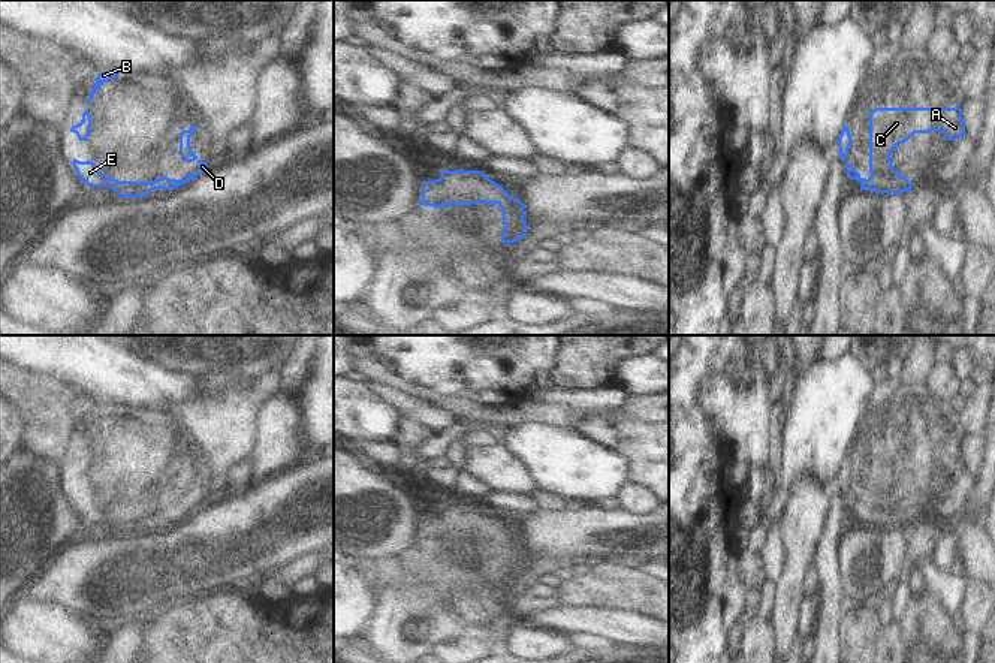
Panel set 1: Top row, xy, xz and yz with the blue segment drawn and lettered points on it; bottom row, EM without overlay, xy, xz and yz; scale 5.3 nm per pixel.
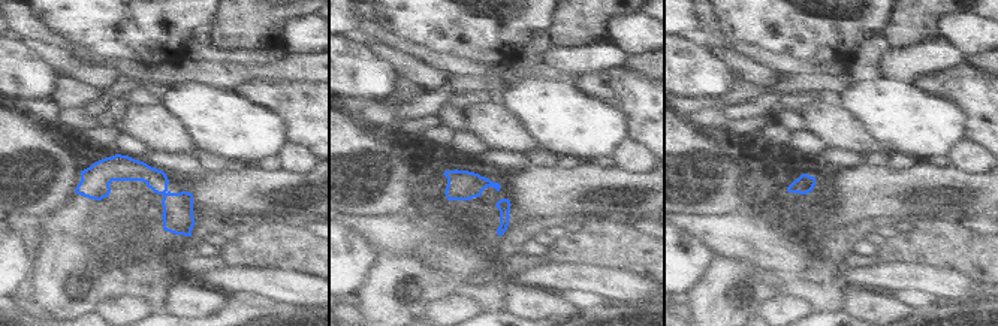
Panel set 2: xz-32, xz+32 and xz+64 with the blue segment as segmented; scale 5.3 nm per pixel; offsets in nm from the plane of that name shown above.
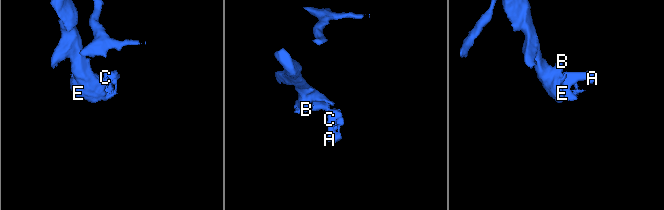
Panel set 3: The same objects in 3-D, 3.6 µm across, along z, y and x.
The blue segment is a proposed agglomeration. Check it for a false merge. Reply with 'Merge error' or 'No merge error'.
No merge error

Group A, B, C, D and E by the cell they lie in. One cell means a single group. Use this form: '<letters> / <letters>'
A B C D E

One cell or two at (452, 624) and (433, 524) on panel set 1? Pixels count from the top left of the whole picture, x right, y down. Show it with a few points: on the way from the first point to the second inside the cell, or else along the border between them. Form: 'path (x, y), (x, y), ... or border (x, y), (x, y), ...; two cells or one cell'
path (427, 599), (421, 593), (421, 560), (428, 550); one cell

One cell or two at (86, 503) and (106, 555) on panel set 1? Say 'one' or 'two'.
two

